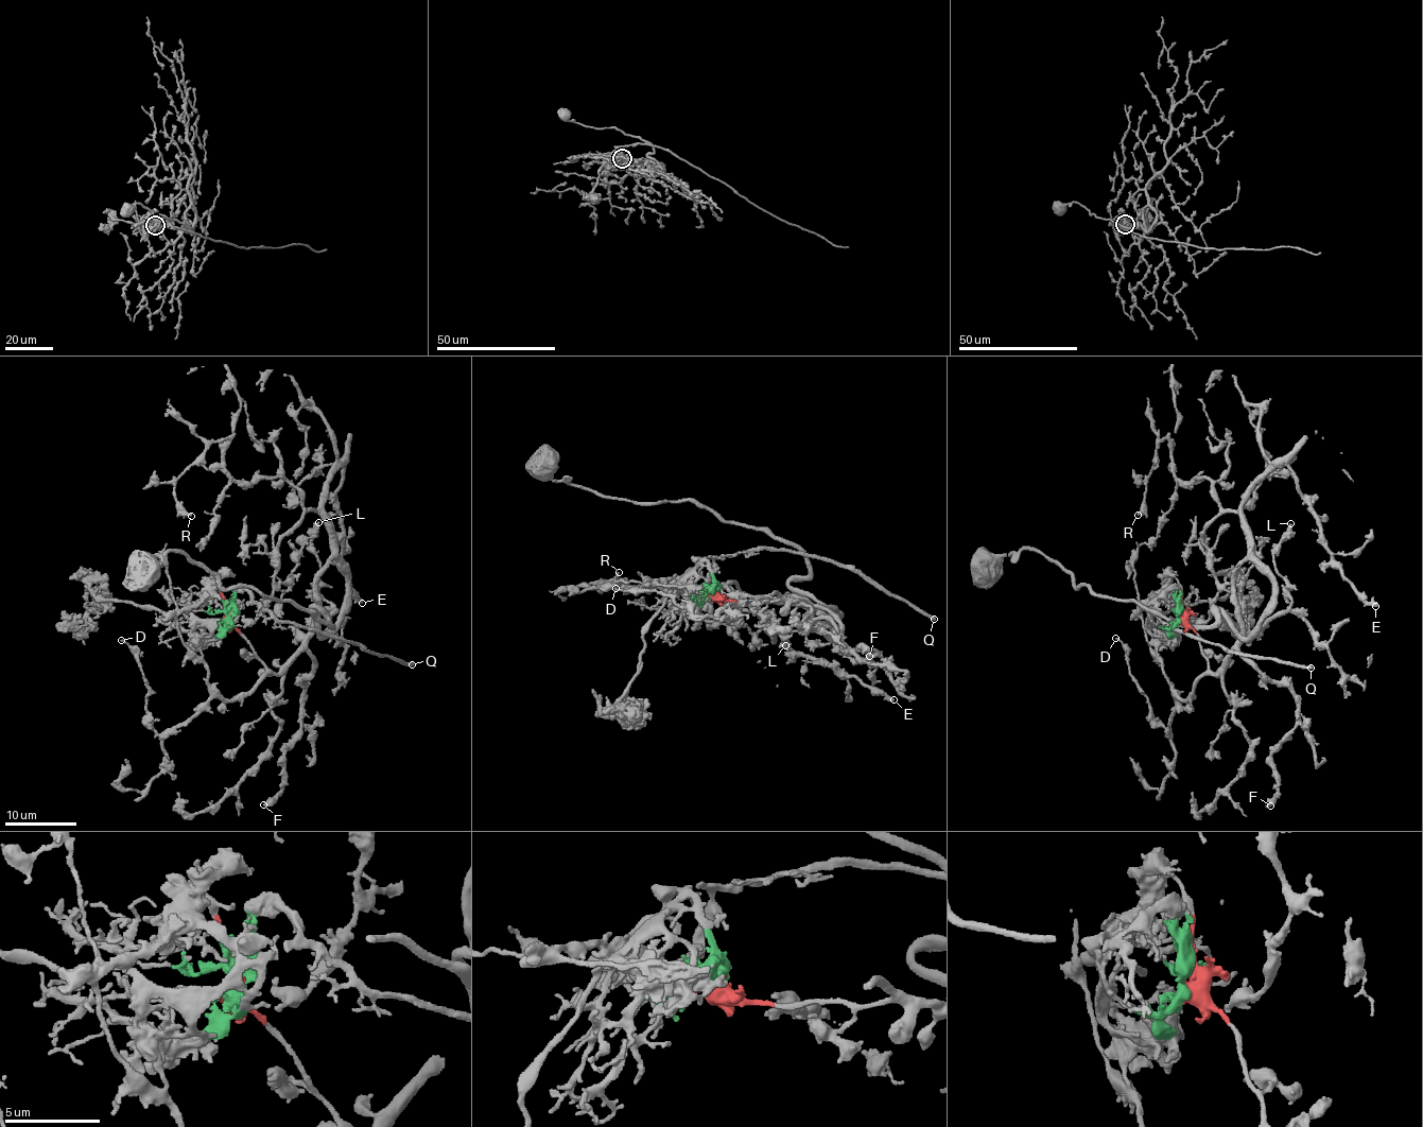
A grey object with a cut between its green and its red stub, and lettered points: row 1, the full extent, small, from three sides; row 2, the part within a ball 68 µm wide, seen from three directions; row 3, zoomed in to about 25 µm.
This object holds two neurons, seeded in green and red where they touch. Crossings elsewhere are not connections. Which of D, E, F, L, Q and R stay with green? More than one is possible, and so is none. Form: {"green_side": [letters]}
{"green_side": ["Q"]}

